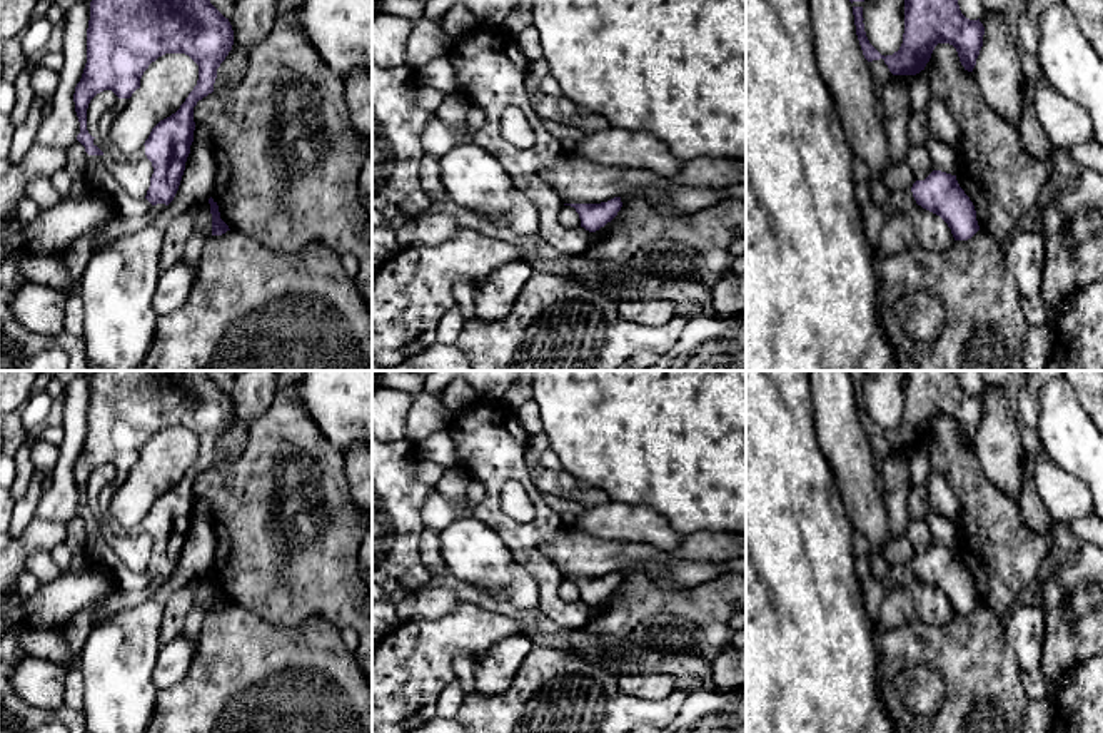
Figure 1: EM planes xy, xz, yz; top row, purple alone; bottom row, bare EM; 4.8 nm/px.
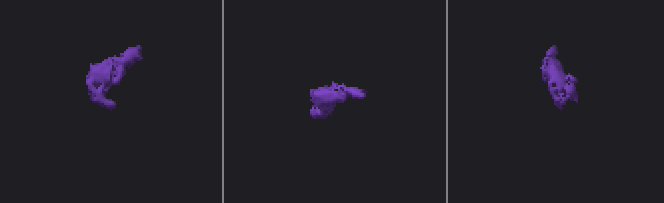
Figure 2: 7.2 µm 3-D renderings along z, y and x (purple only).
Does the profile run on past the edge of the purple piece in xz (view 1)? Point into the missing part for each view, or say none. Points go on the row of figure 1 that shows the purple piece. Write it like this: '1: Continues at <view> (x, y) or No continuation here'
1: No continuation here

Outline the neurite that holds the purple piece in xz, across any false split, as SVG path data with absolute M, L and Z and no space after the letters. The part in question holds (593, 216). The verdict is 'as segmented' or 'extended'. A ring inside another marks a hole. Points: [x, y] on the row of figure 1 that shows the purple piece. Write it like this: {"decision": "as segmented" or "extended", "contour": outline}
{"decision": "as segmented", "contour": "M614 197L601 204L564 204L576 209L581 219L581 227L596 232L611 222L622 207L621 197Z"}

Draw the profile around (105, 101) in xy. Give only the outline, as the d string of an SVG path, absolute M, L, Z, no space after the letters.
M103 90L90 100L87 109L87 130L92 137L97 137L100 117L113 110L117 99L118 97L112 90Z

